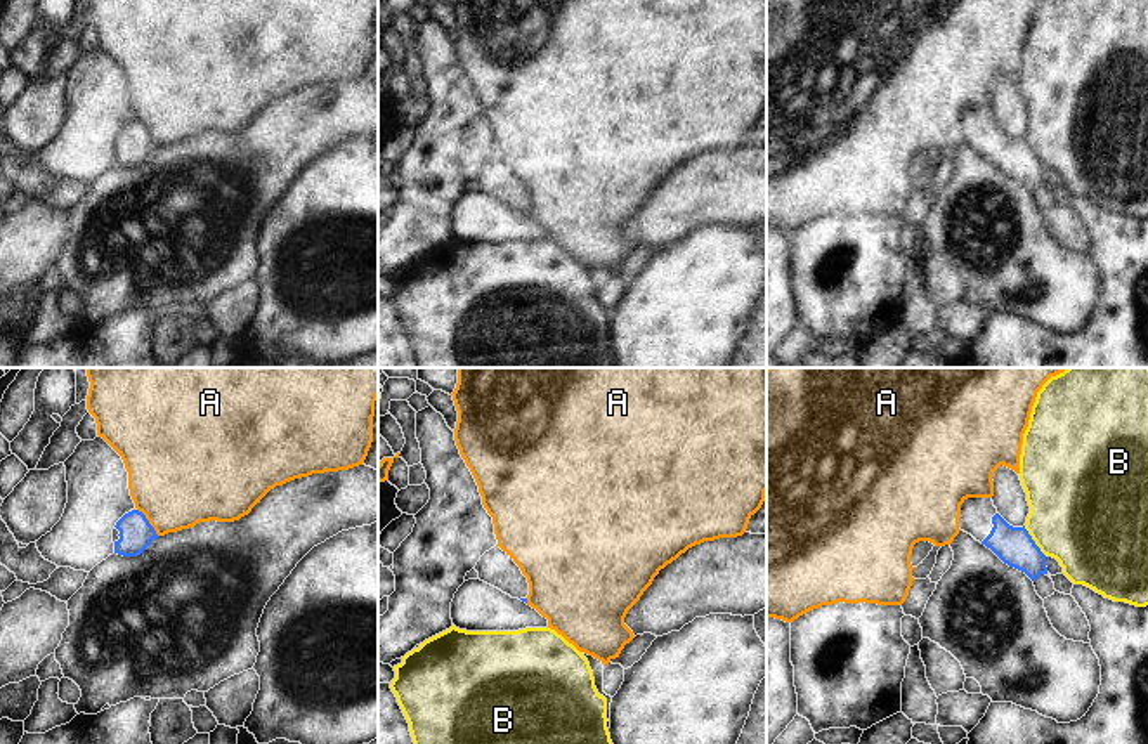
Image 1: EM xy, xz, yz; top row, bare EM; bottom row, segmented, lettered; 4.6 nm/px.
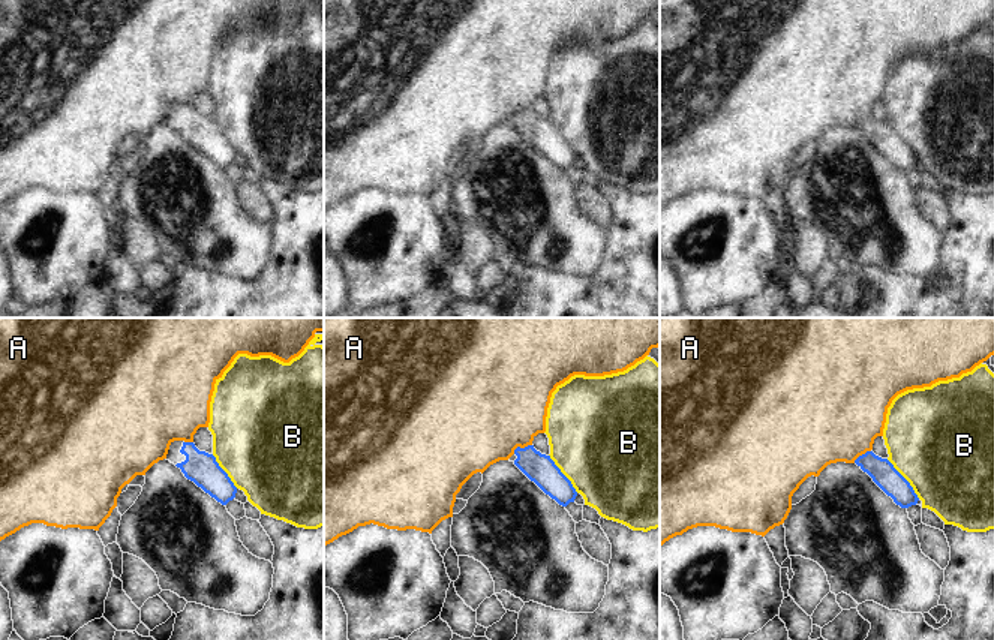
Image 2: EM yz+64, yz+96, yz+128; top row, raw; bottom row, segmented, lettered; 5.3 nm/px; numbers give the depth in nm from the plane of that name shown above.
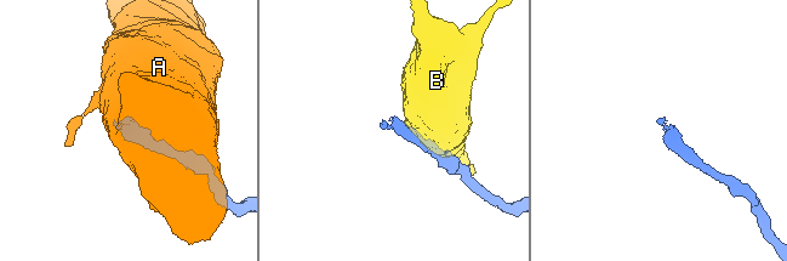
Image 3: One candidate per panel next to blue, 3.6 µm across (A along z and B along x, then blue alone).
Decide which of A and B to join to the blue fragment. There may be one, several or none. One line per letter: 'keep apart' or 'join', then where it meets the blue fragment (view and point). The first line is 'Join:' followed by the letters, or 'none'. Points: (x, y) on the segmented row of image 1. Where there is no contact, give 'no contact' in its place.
Join: none
A: keep apart; meets blue in xy at (148, 522)
B: keep apart; meets blue in yz at (1034, 541)

